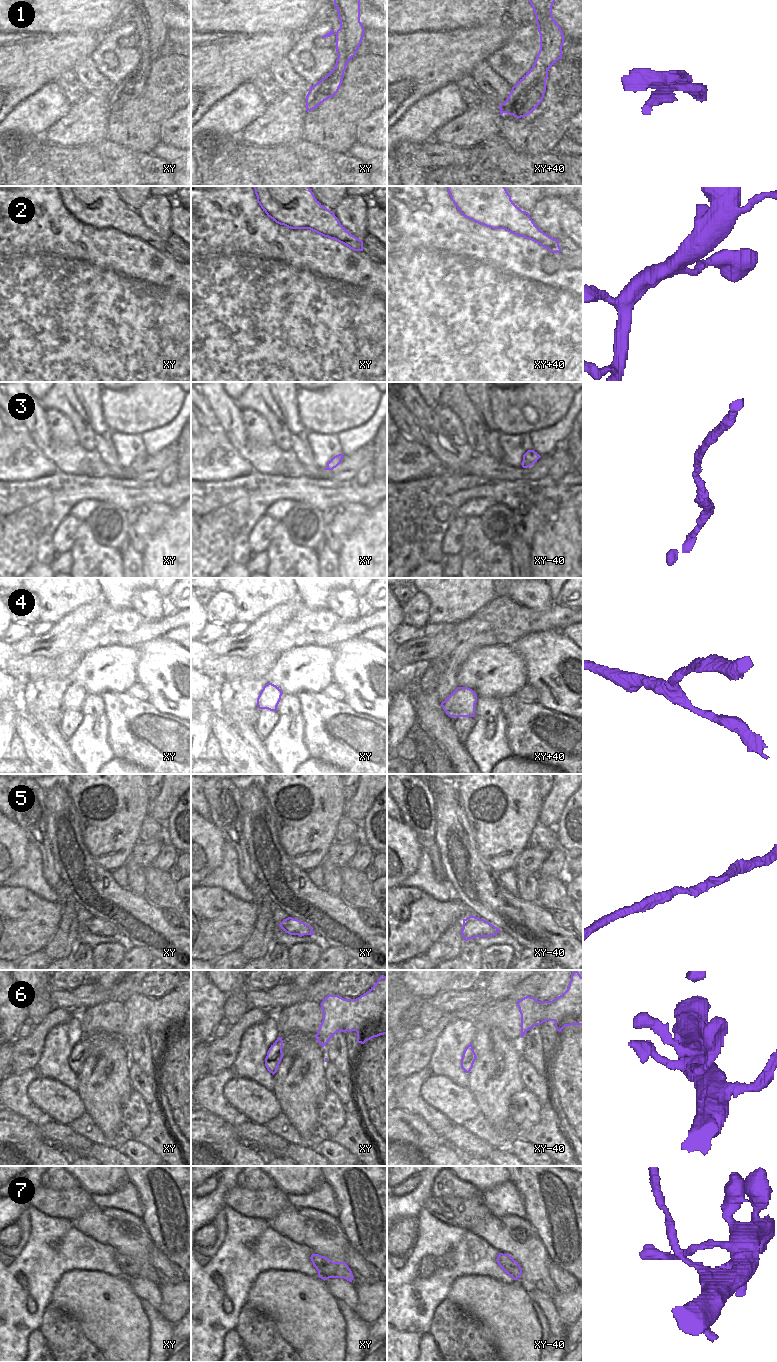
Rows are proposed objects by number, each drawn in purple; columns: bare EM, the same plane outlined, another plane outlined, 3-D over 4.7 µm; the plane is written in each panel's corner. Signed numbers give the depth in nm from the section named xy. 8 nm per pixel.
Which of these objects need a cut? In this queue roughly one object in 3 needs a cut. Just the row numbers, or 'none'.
1, 7

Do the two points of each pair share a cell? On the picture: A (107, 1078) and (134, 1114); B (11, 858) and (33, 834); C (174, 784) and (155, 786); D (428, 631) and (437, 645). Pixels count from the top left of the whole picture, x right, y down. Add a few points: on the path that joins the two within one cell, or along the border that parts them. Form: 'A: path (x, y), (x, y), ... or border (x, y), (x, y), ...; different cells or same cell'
A: border (132, 1090), (121, 1110), (121, 1121), (125, 1126); different cells
B: border (14, 820), (24, 832), (29, 842); different cells
C: border (162, 784), (159, 793), (150, 802); different cells
D: border (445, 625), (433, 636), (425, 636), (422, 633); different cells

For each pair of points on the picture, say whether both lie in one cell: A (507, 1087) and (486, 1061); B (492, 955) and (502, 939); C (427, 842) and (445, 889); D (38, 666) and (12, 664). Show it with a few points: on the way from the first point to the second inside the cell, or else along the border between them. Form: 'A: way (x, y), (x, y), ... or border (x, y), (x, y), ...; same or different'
A: way (500, 1080), (494, 1075), (493, 1068); same
B: border (514, 945), (490, 945), (483, 949); different
C: border (431, 860), (434, 876), (438, 880), (443, 881); different
D: way (32, 666), (18, 666); same

